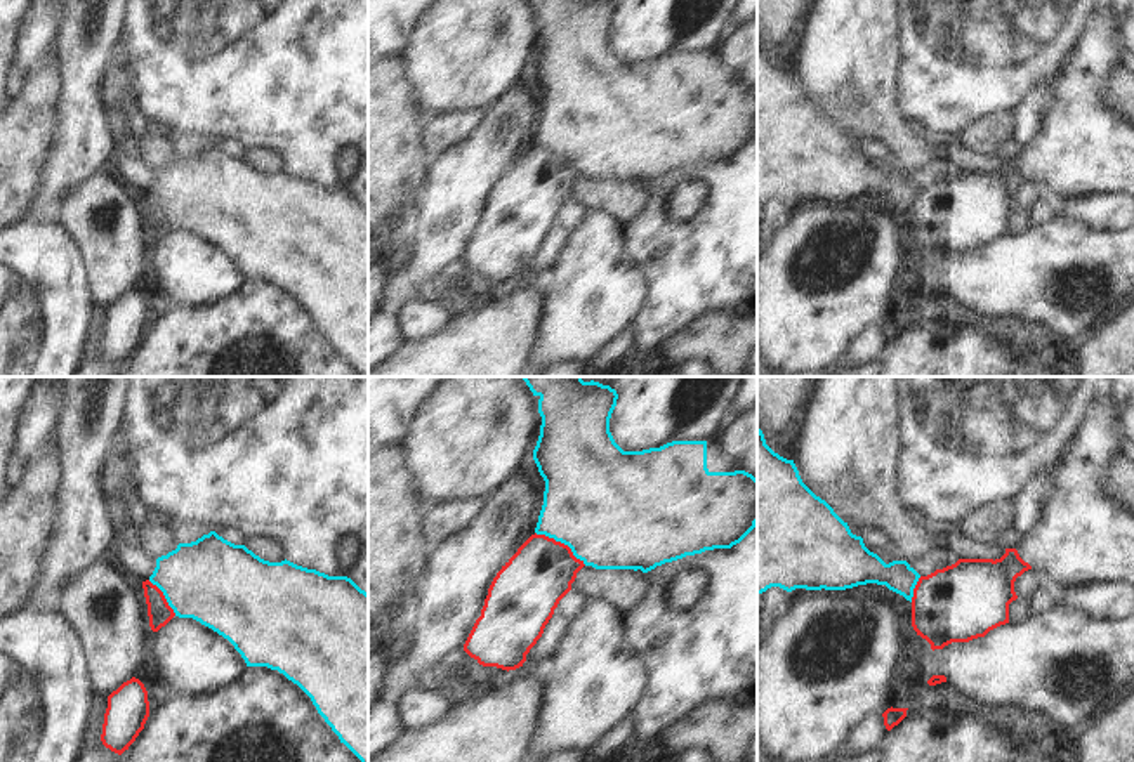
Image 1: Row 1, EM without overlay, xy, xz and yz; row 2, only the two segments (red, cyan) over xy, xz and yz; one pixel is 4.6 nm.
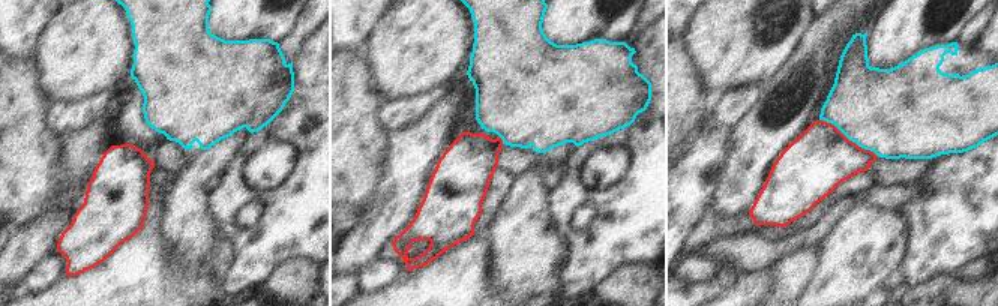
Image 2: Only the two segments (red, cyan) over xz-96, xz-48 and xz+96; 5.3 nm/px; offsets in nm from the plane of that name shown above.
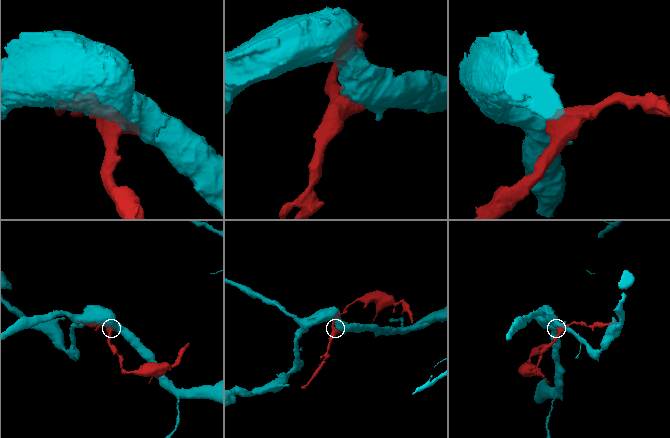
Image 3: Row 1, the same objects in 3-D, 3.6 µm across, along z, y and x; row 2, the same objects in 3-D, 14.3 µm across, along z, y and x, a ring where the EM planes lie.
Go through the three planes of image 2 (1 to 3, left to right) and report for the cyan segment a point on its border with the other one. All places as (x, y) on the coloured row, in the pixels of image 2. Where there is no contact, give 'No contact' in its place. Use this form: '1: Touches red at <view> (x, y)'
1: No contact
2: Touches red at xz-48 (502, 140)
3: Touches red at xz+96 (847, 138)

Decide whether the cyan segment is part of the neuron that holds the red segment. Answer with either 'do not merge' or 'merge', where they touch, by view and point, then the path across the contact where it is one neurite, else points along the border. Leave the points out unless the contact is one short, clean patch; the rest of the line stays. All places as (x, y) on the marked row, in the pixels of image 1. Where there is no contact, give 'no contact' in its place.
do not merge | xz (560, 542)

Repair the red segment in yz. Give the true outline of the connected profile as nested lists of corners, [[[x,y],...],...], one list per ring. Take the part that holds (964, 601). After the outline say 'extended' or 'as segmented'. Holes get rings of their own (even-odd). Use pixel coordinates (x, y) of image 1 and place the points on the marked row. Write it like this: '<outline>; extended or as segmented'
[[[1005,549],[1000,559],[959,559],[955,564],[920,576],[912,597],[912,627],[931,644],[943,649],[952,642],[969,642],[1009,623],[1009,604],[1018,599],[1014,581],[1032,569],[1016,549]]]; as segmented

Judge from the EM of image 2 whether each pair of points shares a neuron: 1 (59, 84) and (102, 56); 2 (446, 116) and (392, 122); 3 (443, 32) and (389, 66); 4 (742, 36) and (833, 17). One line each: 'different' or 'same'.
1: same
2: different
3: same
4: different

